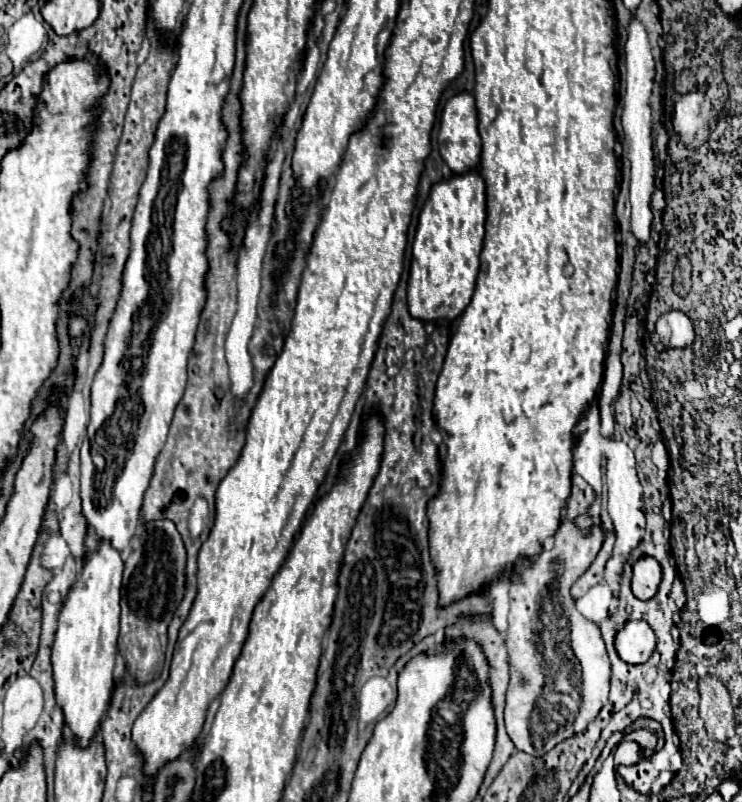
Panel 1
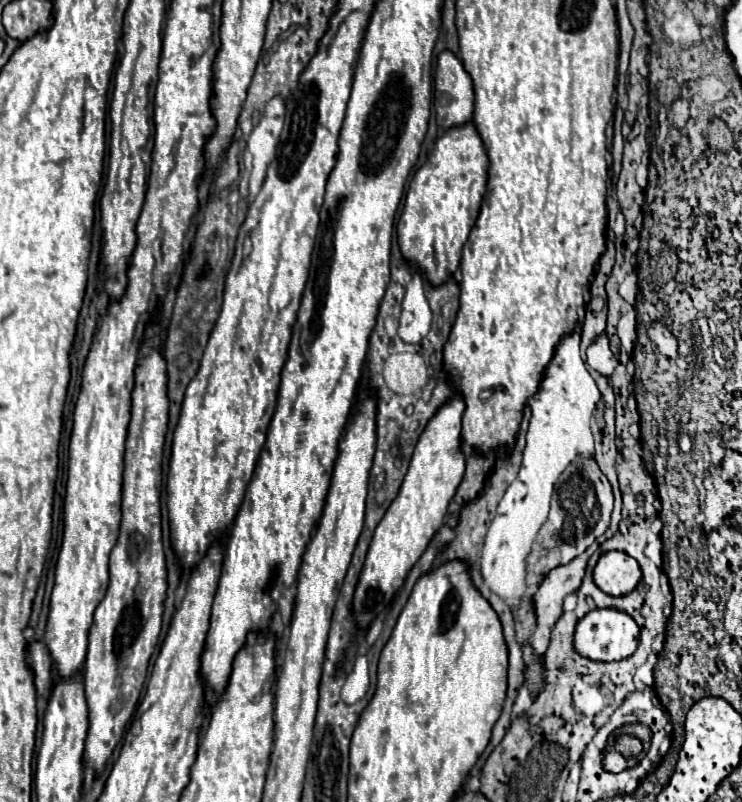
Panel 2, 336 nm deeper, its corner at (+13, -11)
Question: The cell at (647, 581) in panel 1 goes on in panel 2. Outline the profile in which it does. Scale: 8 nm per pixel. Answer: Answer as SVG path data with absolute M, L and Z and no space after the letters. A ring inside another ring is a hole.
M606 551L600 555L594 567L594 583L608 595L622 597L630 593L642 577L636 559L624 551Z

